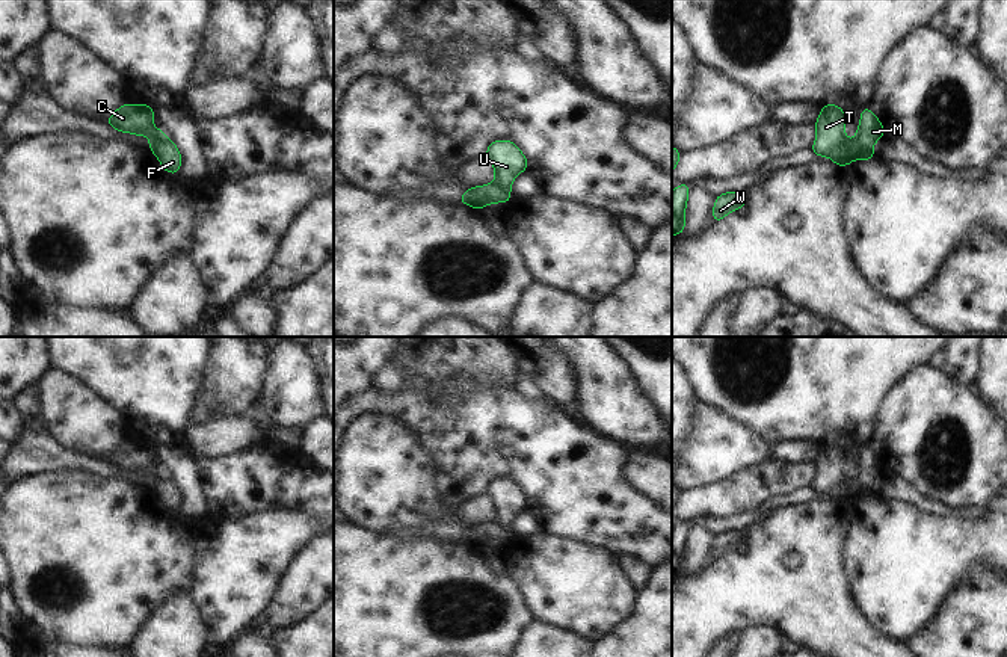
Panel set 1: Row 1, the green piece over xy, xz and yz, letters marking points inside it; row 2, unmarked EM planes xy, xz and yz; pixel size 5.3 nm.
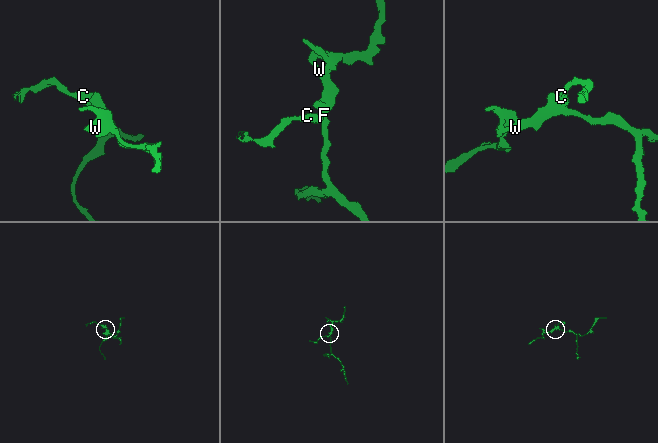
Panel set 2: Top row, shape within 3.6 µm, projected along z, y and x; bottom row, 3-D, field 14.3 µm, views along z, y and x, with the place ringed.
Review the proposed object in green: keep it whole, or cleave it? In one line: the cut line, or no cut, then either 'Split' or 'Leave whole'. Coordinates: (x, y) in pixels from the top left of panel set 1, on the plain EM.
Split along xz (494, 521), (509, 536). Split

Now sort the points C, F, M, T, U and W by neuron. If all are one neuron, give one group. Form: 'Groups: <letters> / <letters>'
Groups: C M / F T U W

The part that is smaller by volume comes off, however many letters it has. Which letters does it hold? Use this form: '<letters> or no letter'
C, M

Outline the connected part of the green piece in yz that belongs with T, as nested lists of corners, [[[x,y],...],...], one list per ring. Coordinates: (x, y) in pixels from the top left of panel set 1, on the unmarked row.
[[[836,441],[821,447],[815,459],[817,477],[812,483],[815,494],[830,495],[839,504],[847,504],[850,500],[861,497],[870,498],[874,494],[873,488],[865,488],[858,476],[848,479],[844,471],[845,450]]]

